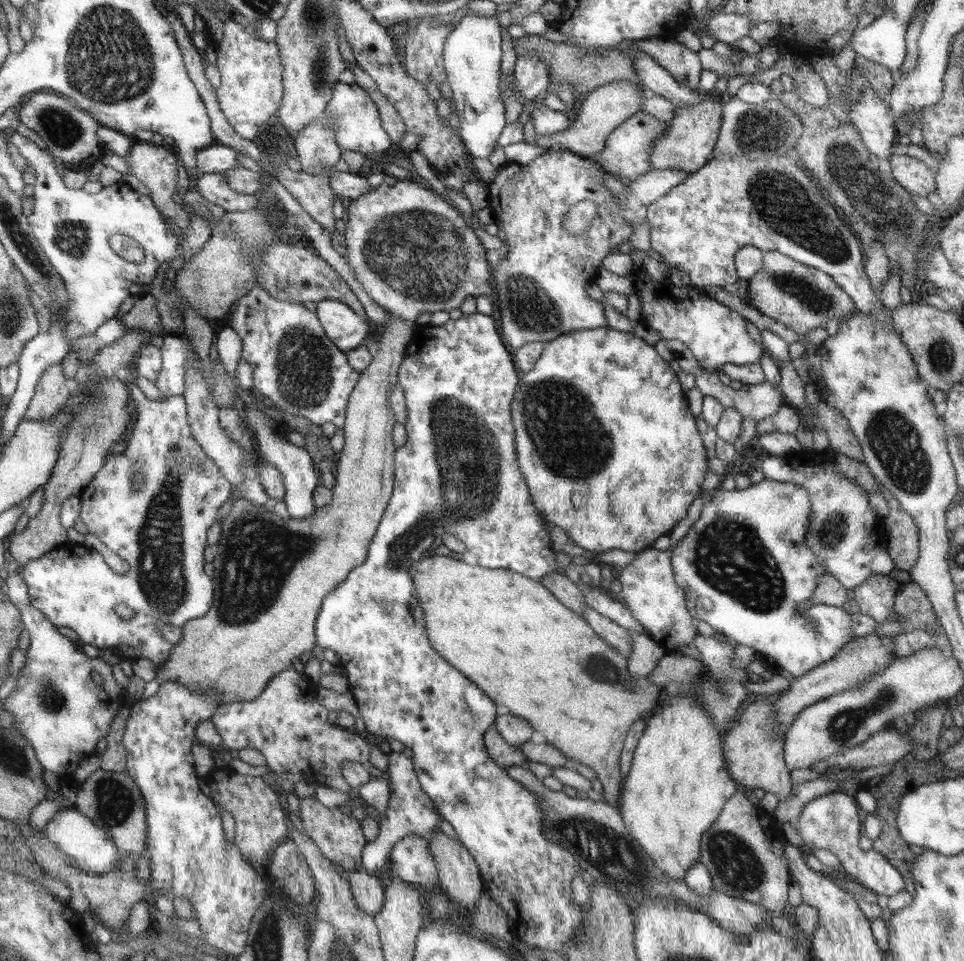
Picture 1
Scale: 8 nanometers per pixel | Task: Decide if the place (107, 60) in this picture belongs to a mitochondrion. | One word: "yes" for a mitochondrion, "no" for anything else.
yes

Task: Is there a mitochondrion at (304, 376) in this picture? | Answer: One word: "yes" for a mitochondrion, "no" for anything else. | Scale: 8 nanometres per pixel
yes

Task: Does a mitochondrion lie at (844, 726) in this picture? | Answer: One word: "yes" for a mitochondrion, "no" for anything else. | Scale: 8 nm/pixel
yes

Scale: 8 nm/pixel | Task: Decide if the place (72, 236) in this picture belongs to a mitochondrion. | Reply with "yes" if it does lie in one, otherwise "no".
yes

